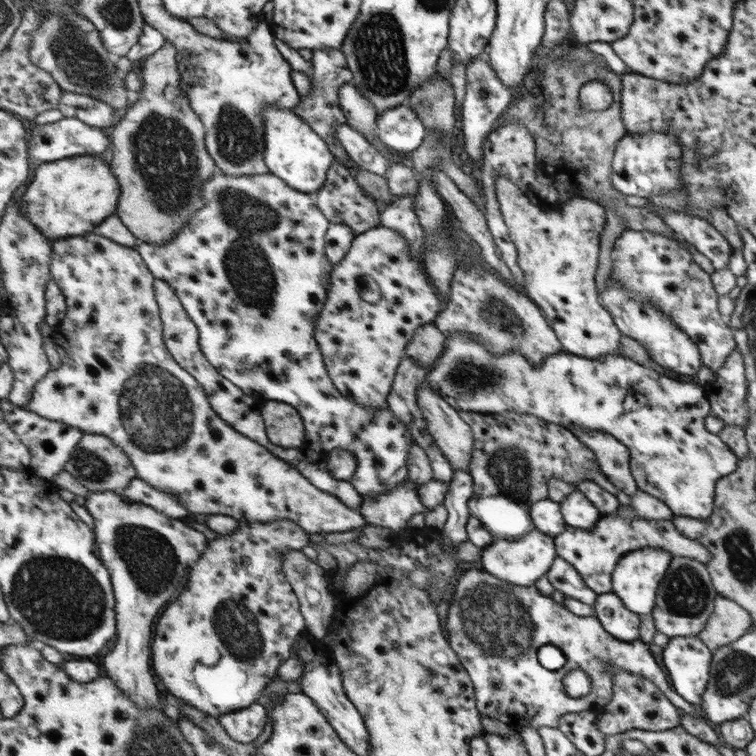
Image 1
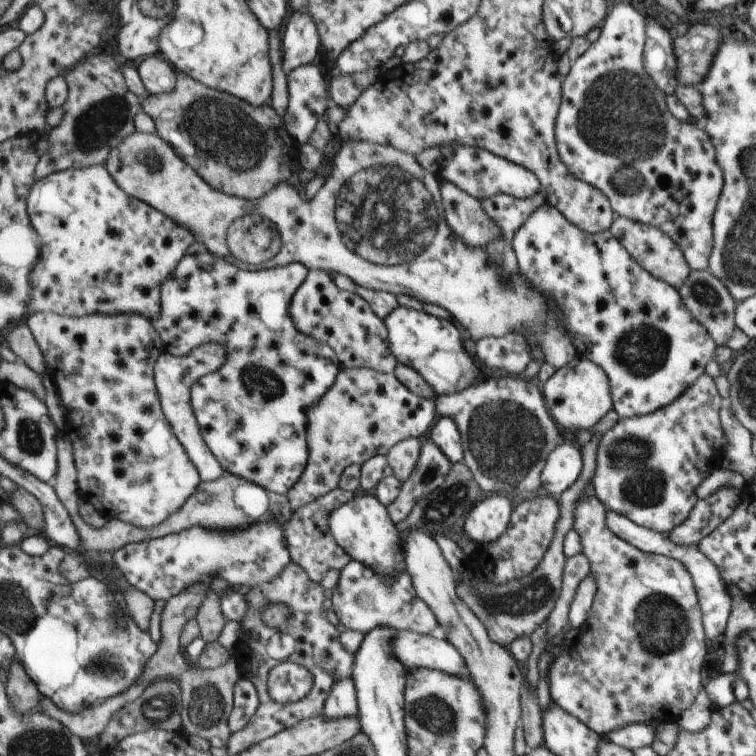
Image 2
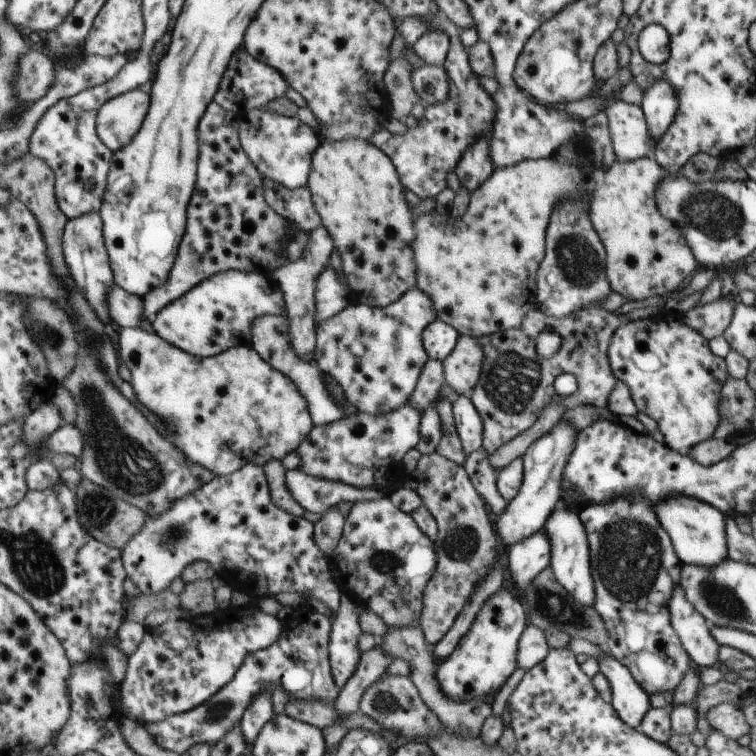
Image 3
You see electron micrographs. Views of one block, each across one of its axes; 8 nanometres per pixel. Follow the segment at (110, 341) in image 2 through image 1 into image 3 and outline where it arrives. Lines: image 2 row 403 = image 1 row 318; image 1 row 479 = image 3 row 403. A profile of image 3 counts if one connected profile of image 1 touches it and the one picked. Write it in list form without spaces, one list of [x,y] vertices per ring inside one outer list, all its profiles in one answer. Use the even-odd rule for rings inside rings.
[[[123,328],[120,331],[120,355],[121,362],[128,367],[132,373],[131,386],[136,399],[144,409],[147,409],[160,423],[167,429],[166,438],[172,442],[173,446],[185,455],[185,458],[194,465],[208,470],[214,476],[230,475],[235,471],[242,469],[245,465],[254,464],[264,468],[271,461],[283,461],[290,453],[294,453],[314,428],[312,420],[304,401],[304,398],[298,393],[296,386],[278,370],[269,366],[260,356],[251,348],[250,344],[236,346],[218,355],[212,357],[197,358],[192,354],[186,353],[180,347],[173,346],[166,342],[160,335],[155,334],[154,330],[144,330],[142,328]]]

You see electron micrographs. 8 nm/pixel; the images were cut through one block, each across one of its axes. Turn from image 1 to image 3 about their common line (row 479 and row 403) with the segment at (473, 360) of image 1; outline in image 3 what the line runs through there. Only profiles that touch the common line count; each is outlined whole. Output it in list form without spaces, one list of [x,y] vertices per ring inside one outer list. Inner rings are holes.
[[[665,311],[640,321],[628,322],[614,332],[607,350],[614,376],[629,387],[636,409],[657,423],[665,445],[682,455],[689,455],[690,450],[700,442],[710,439],[721,420],[719,406],[723,387],[730,378],[728,364],[710,352],[708,340],[685,324],[683,314]]]

